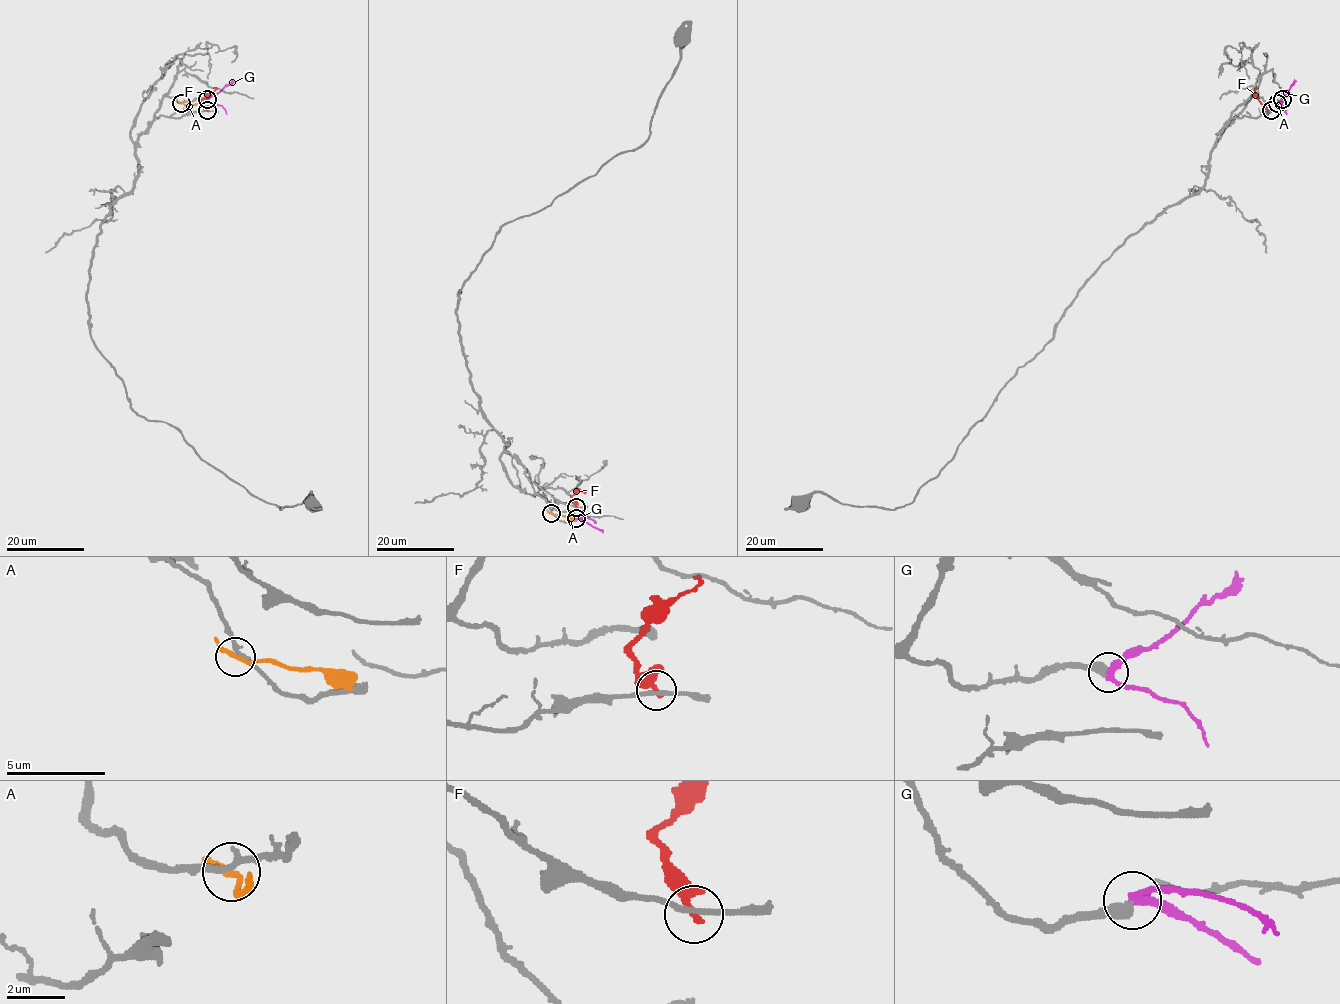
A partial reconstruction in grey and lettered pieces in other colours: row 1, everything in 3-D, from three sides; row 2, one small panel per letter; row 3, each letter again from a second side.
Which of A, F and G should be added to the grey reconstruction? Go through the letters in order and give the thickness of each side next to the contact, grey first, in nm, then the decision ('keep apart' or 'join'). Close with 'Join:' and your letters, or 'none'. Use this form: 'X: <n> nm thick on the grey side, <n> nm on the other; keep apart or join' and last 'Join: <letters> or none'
A: 220 nm thick on the grey side, 200 nm on the other; keep apart
F: 200 nm thick on the grey side, 280 nm on the other; keep apart
G: 440 nm thick on the grey side, 280 nm on the other; join
Join: G

